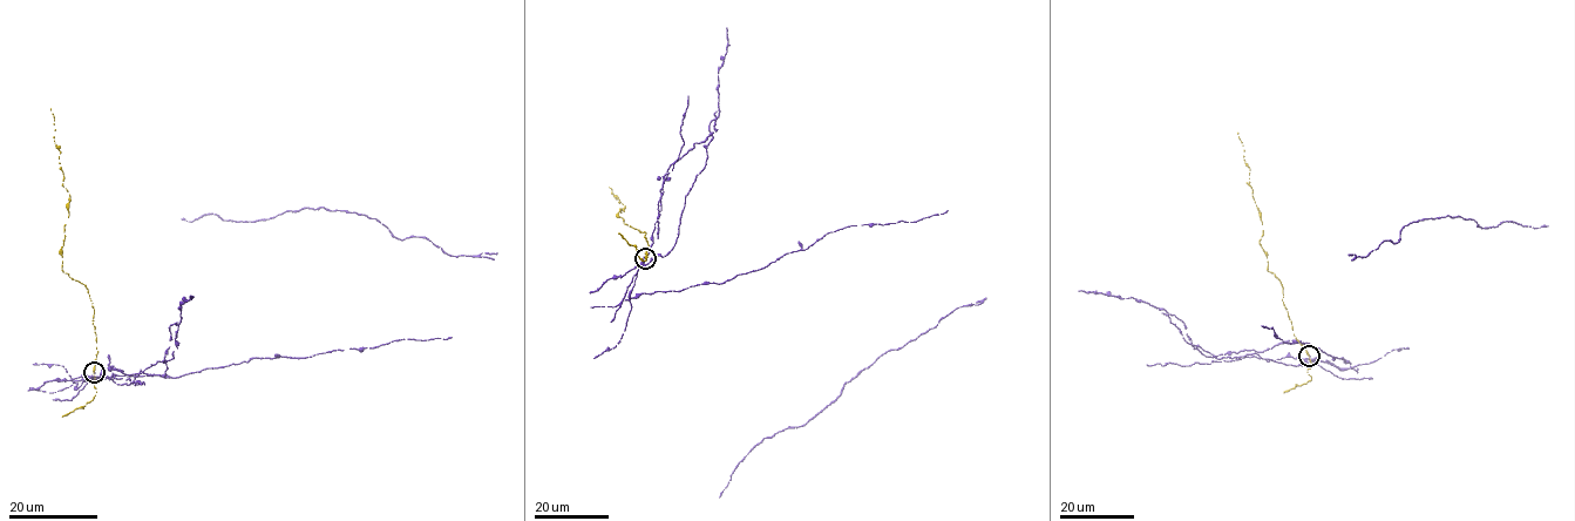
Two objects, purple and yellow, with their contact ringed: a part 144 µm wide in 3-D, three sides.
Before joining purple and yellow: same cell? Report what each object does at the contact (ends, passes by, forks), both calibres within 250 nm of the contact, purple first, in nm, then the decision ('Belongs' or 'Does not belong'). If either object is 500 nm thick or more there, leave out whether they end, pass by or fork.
At the ring purple ends. At the ring yellow passes by. Thickness 170 nm (purple) against 240 nm. Does not belong

